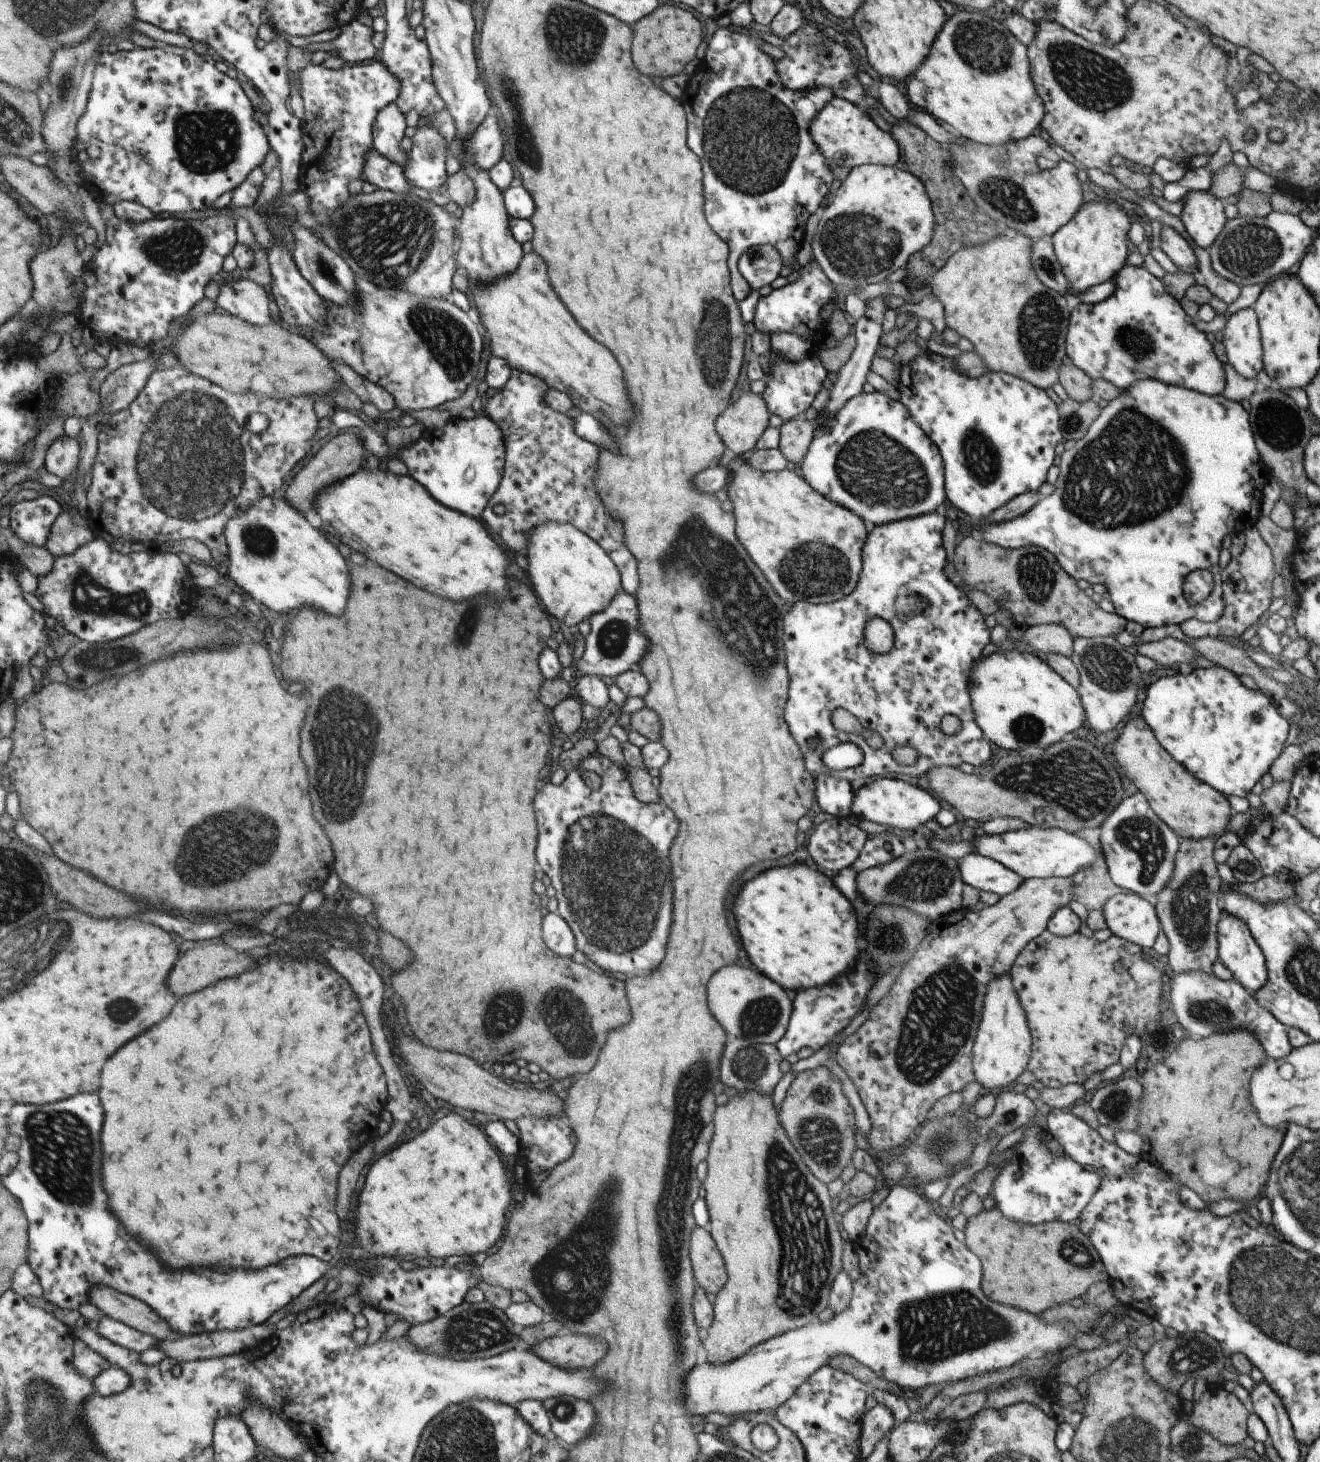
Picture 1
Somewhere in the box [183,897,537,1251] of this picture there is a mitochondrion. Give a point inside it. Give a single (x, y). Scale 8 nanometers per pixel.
(505, 1008)

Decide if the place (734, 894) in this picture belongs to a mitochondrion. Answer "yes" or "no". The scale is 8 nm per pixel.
no

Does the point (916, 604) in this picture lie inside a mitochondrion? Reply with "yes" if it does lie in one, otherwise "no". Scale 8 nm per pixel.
yes

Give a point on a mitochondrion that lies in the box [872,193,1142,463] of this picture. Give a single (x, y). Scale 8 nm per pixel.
(1041, 319)

